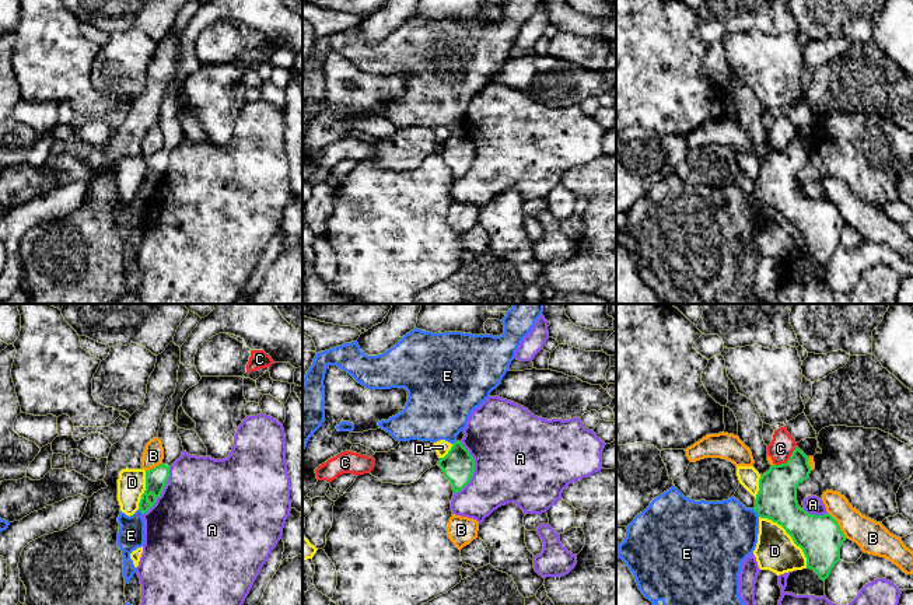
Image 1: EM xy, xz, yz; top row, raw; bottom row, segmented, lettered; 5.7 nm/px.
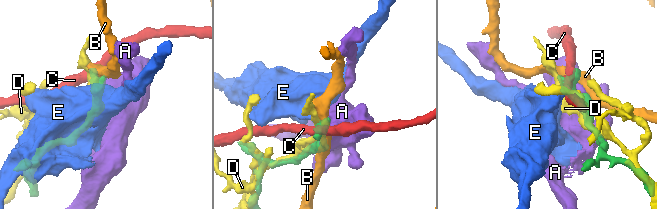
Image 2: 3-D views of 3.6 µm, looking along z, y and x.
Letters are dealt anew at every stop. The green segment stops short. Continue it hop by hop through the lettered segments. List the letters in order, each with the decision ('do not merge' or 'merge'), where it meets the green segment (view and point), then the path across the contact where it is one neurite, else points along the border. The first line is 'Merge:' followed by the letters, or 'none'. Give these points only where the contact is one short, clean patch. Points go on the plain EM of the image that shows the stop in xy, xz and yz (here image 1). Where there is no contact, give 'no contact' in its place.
Merge: none
A: do not merge | xz (474, 156)
B: do not merge | yz (838, 212)
C: do not merge | yz (789, 146) | along yz (796, 132), (784, 149), (775, 151)
D: do not merge | yz (789, 220)
E: do not merge | yz (756, 198) | along yz (752, 195), (759, 202)

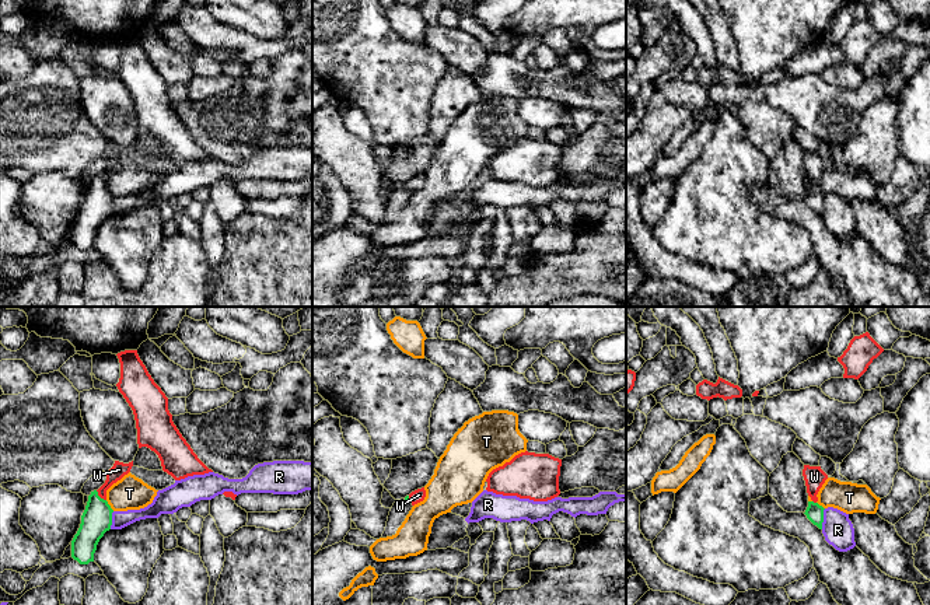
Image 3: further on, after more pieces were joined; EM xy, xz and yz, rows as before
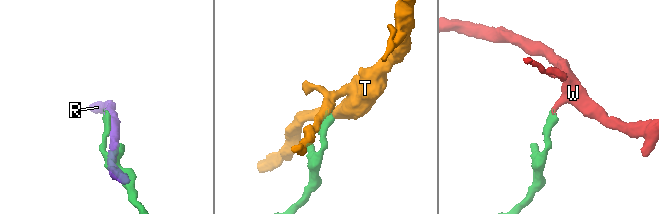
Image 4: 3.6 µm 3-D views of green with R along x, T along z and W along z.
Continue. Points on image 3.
Merge: W
R: do not merge | yz (822, 205) | along yz (825, 195), (821, 214)
T: do not merge | xy (109, 192) | along xy (105, 186), (114, 196)
W: merge | xy (98, 182) | across xy (97, 205), (98, 182), (119, 156)

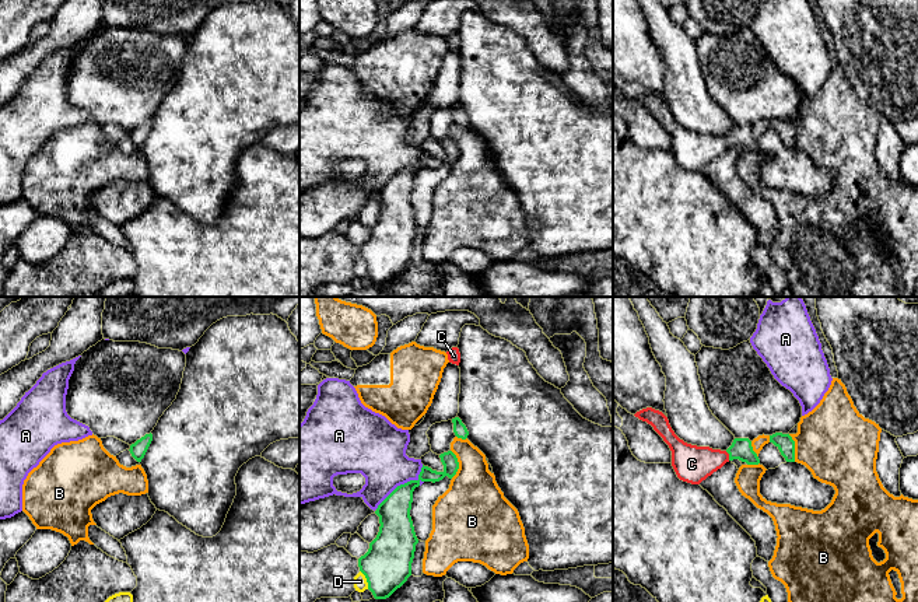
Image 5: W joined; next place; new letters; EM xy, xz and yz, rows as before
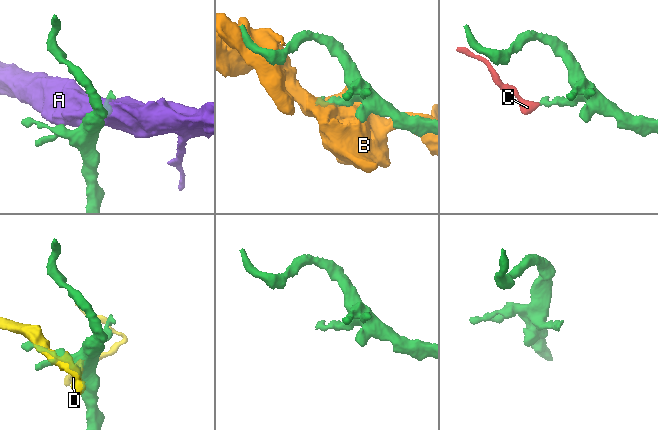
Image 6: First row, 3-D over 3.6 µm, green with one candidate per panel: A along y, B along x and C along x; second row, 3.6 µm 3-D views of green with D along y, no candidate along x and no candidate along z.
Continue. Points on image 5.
Merge: C
A: do not merge | xz (402, 171)
B: do not merge | xz (458, 150)
C: merge | yz (729, 142) | across yz (740, 135), (729, 142), (691, 150)
D: do not merge | xz (367, 266)

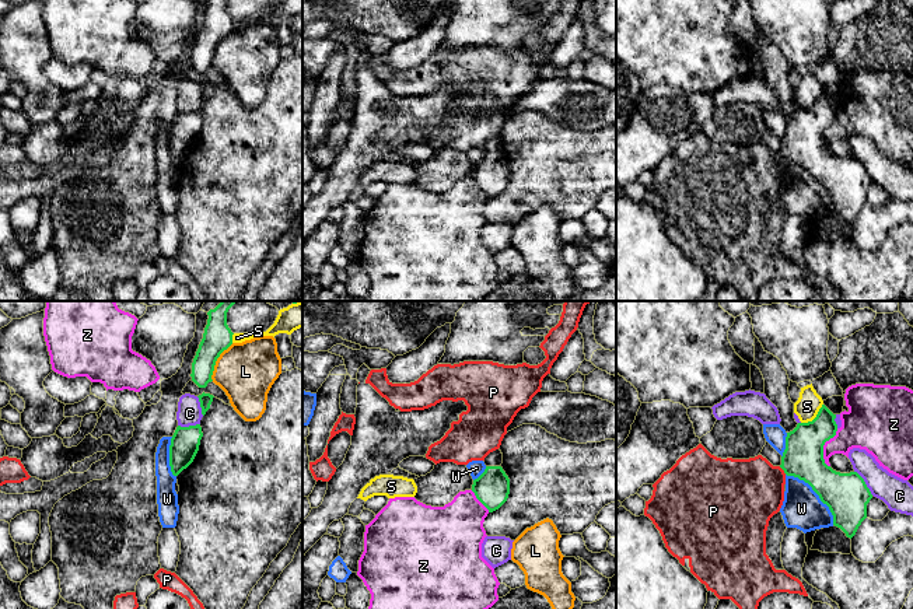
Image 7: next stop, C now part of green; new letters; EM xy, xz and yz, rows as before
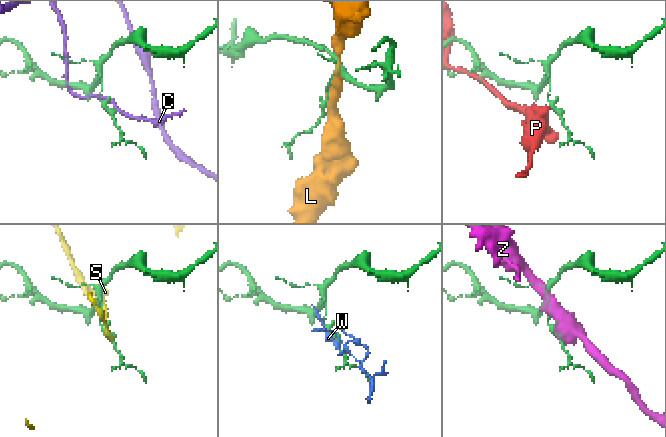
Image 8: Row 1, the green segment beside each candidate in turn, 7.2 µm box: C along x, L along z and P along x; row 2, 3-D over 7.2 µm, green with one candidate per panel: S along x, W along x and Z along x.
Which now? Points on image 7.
Merge: none
C: do not merge | yz (864, 170)
L: do not merge | xy (216, 46) | along xy (233, 30), (217, 45), (212, 66)
P: do not merge | yz (783, 156)
S: do not merge | yz (815, 104) | along yz (822, 90), (811, 107), (801, 109)
W: do not merge | yz (815, 178)
Z: do not merge | yz (822, 133)

